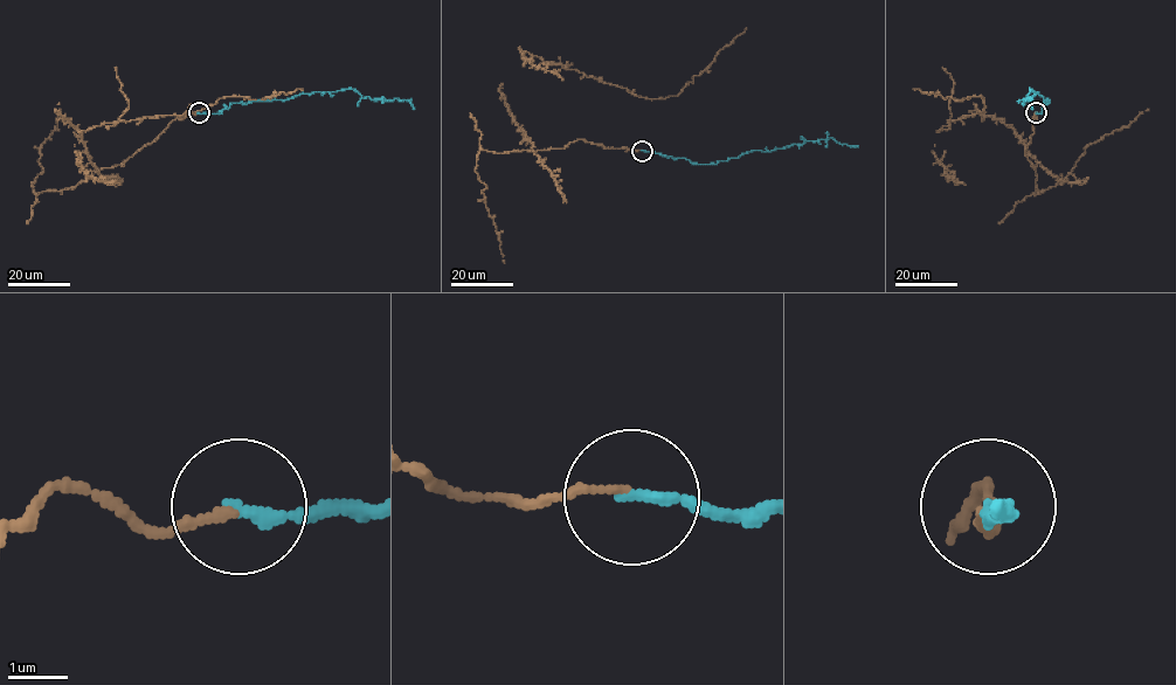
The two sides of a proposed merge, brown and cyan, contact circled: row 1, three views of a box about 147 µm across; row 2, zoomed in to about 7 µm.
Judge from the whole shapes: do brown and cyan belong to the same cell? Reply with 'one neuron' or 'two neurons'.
one neuron

